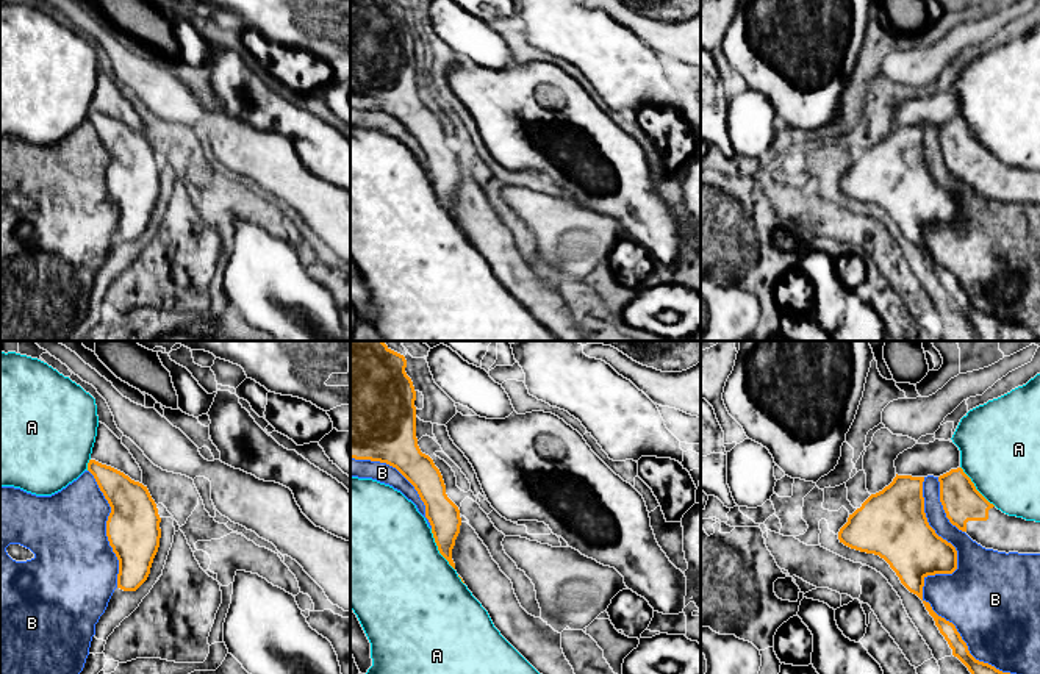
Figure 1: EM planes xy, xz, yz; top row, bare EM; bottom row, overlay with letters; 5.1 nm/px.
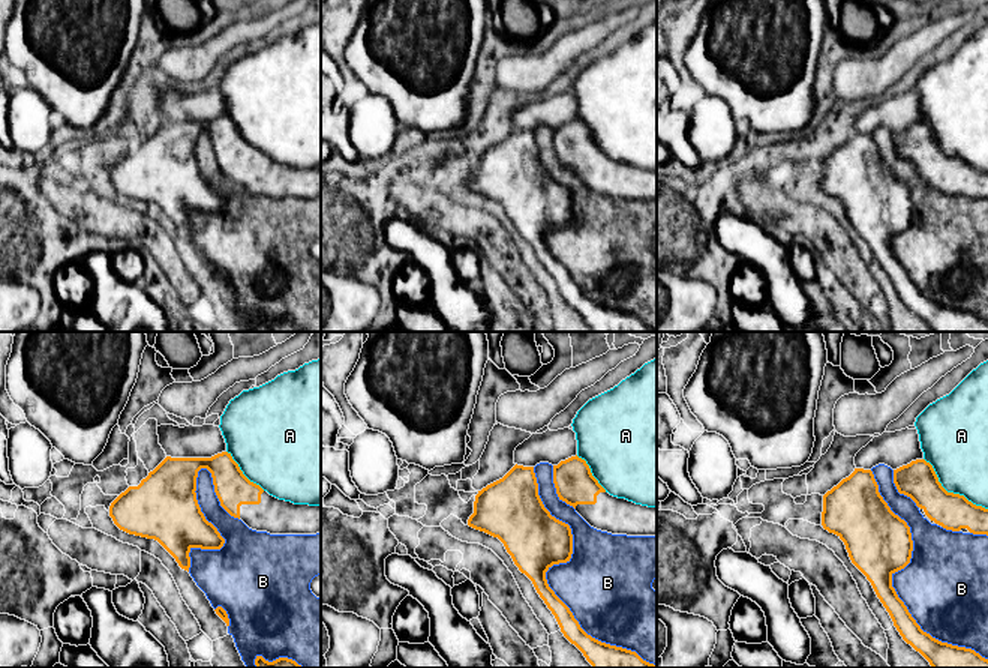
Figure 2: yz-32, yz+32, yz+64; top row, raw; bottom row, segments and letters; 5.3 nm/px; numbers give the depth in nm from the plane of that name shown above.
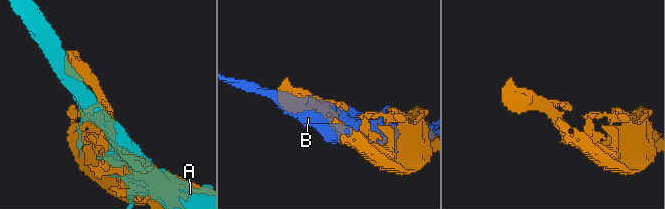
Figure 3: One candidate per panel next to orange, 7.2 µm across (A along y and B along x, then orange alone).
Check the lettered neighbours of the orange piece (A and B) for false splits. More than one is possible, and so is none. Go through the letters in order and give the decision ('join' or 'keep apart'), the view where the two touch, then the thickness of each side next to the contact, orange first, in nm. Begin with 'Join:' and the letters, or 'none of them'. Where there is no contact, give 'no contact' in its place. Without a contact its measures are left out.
Join: none of them
A: keep apart | xz | 160/500 nm
B: keep apart | yz | 300/320 nm

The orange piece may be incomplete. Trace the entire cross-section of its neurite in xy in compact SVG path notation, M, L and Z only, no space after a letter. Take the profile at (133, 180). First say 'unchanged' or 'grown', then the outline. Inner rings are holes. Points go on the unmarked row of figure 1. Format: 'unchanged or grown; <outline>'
grown; M99 72L88 120L94 125L100 141L111 156L106 170L106 186L119 210L117 238L136 241L149 227L160 197L161 167L155 150L142 131L142 120L130 100L105 73Z

